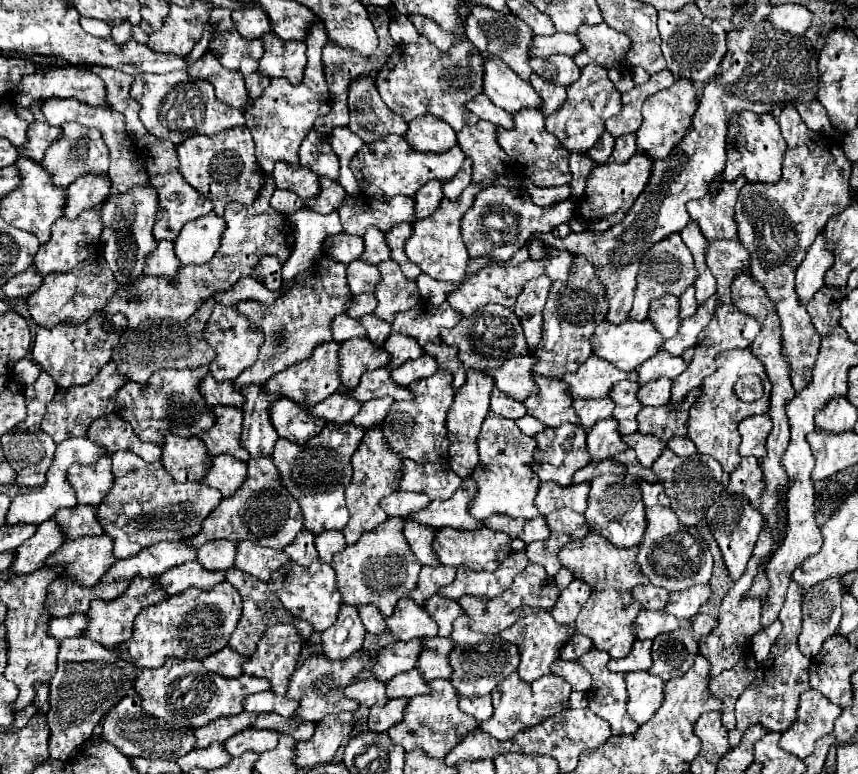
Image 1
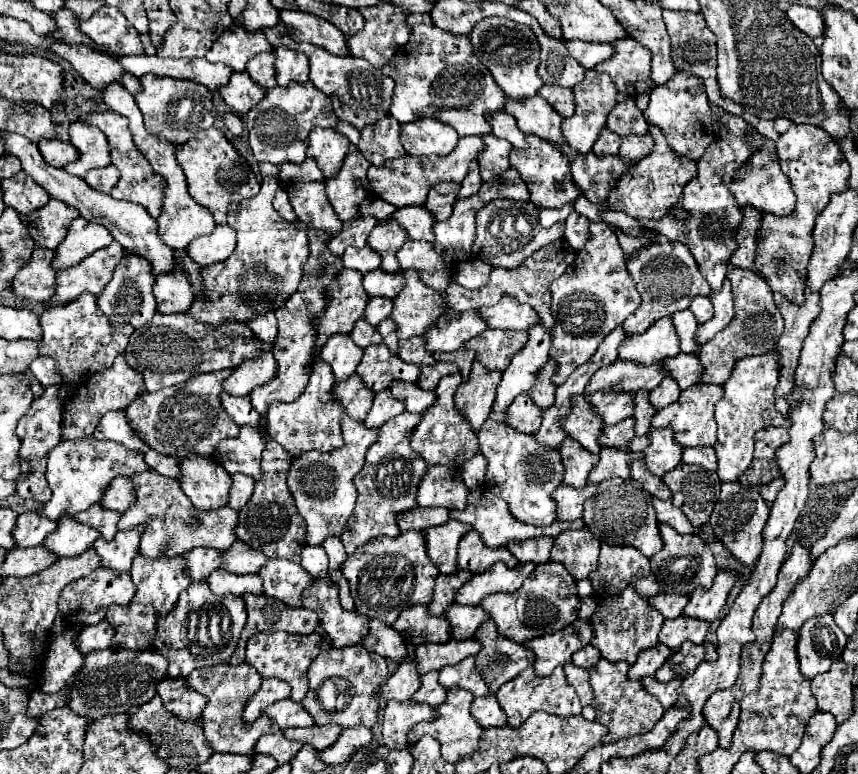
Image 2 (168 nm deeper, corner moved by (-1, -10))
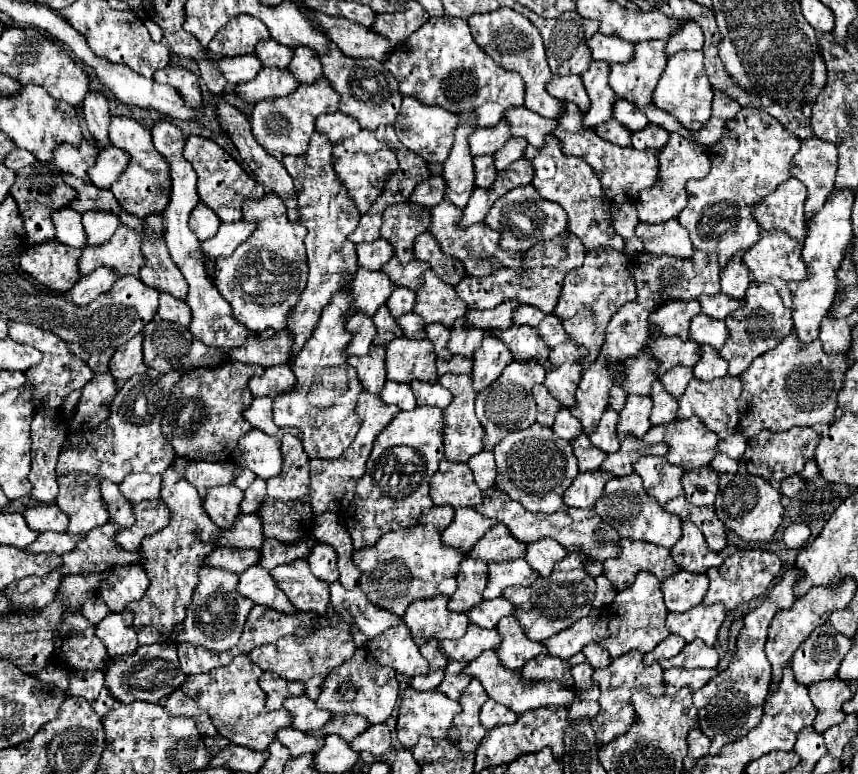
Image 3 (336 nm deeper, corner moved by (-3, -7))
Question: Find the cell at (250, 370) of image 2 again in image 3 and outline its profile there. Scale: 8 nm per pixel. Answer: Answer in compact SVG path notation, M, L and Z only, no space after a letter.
M277 365L273 369L267 369L265 375L253 377L253 381L249 381L253 397L271 397L271 399L289 393L293 385L295 385L295 375L289 365Z

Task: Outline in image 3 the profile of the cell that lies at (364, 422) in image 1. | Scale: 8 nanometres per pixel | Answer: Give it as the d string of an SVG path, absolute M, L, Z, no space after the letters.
M387 381L385 389L381 391L381 399L395 403L397 407L401 407L403 411L411 411L417 407L415 395L411 391L409 383L397 383L397 381Z

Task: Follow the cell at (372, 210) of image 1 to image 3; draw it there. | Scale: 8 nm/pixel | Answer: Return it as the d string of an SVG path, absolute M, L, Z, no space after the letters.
M441 201L439 205L431 207L431 213L433 213L433 225L429 227L429 233L433 233L437 237L437 241L441 243L443 251L449 253L451 257L459 259L467 271L467 275L473 275L473 277L487 277L489 273L493 273L495 269L499 267L507 267L507 269L513 269L517 271L519 275L523 273L523 267L525 267L525 261L523 261L523 253L517 253L517 251L507 251L499 245L499 239L501 239L501 233L493 231L487 223L475 223L471 227L465 227L461 229L459 227L459 221L461 221L461 209L455 207L451 201Z

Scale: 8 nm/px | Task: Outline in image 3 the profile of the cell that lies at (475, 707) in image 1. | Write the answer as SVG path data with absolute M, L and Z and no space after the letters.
M489 699L481 709L481 723L487 731L497 725L511 725L515 721L517 721L517 715L493 699Z

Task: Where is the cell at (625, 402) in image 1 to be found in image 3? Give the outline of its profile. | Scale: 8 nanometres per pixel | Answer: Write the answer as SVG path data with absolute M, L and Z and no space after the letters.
M655 381L655 383L653 383L651 397L653 397L651 425L671 423L673 419L677 419L677 407L679 407L679 405L677 405L677 397L673 397L671 393L667 393L661 381Z

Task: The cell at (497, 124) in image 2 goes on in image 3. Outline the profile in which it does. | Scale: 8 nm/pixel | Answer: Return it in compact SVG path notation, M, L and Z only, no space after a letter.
M527 107L507 109L505 119L511 125L511 135L525 137L537 149L541 149L545 145L545 137L549 133L553 133L553 129L557 127L557 121L537 117L537 113L529 113Z

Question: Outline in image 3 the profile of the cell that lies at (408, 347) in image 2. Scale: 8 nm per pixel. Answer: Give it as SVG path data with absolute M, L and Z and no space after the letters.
M431 323L427 325L427 337L435 343L435 351L437 351L437 357L443 357L443 359L449 359L451 353L449 353L449 347L447 347L447 341L449 341L449 327L441 325L441 323Z

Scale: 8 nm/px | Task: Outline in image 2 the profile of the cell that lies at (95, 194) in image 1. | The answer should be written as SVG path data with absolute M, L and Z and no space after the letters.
M113 164L107 166L107 168L91 170L91 172L85 174L85 182L87 182L91 188L103 192L103 194L111 194L113 186L117 184L117 180L119 180L119 172L117 172L117 168L115 168Z

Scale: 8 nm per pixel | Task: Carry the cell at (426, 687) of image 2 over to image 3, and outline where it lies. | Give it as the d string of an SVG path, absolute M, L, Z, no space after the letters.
M451 661L447 665L447 671L445 671L445 681L437 687L437 691L447 695L449 699L459 699L463 689L471 681L471 675L463 673L465 667L467 667L467 661Z

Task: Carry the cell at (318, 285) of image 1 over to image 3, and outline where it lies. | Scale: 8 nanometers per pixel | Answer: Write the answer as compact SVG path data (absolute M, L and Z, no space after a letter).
M359 267L351 283L351 295L355 301L349 315L357 313L357 309L363 309L363 313L373 315L389 299L395 287L397 285L385 273Z

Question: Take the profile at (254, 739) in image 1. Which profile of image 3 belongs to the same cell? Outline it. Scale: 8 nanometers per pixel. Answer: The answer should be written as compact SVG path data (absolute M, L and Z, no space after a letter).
M293 727L281 729L281 733L277 733L277 739L287 749L291 749L293 757L305 755L305 753L315 753L325 743L325 737L313 737L313 735L307 735L303 731L299 731L299 729L293 729Z

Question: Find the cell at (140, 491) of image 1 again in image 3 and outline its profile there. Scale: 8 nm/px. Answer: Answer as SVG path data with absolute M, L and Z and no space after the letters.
M241 515L237 517L237 525L217 539L219 547L241 547L241 549L261 549L265 541L263 521L257 515Z

